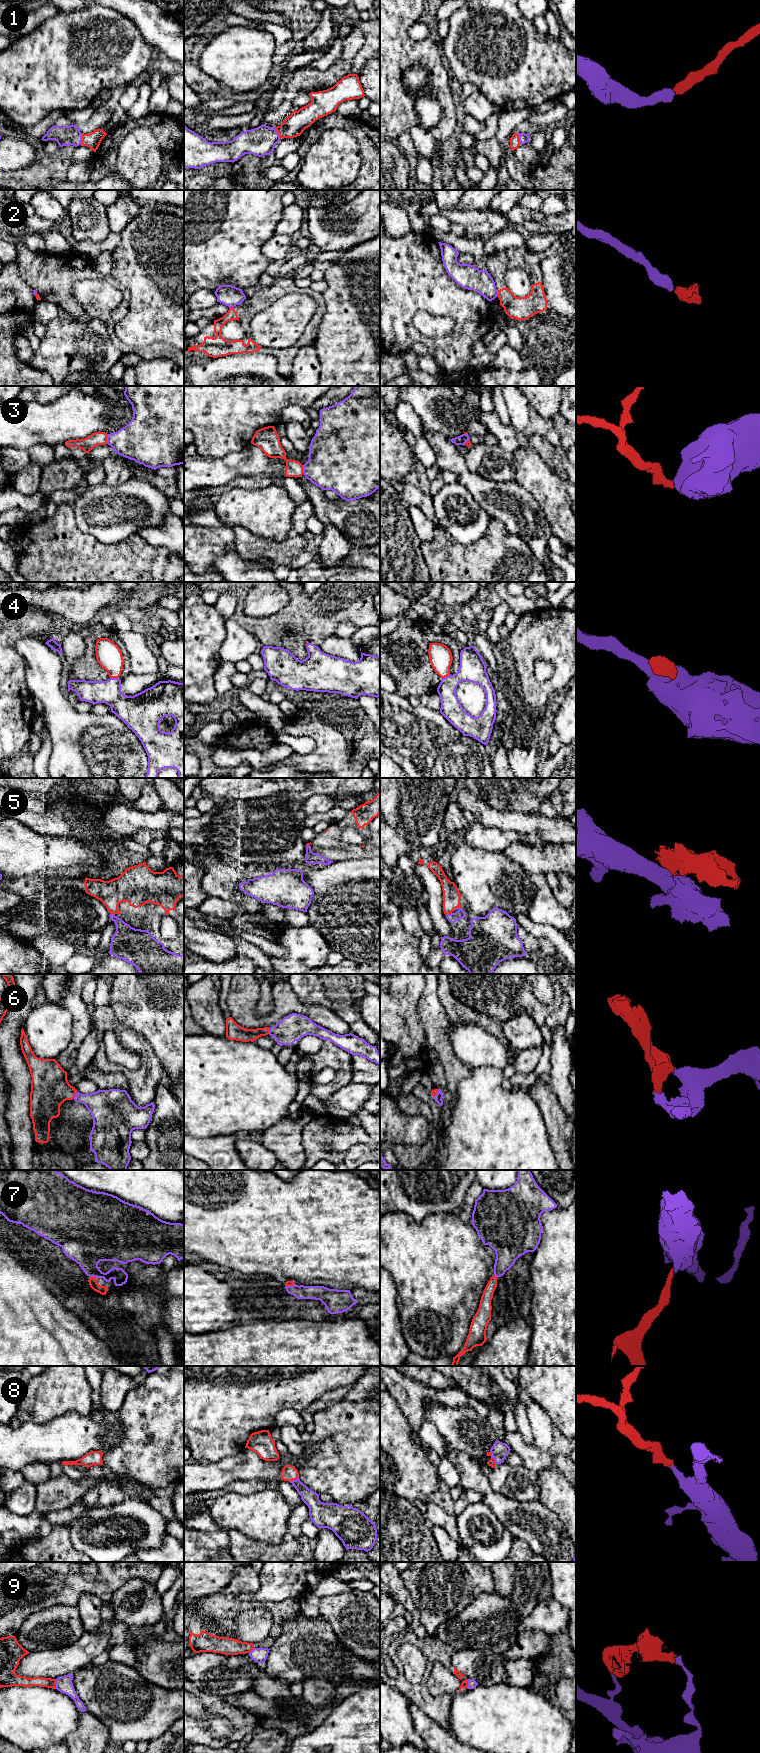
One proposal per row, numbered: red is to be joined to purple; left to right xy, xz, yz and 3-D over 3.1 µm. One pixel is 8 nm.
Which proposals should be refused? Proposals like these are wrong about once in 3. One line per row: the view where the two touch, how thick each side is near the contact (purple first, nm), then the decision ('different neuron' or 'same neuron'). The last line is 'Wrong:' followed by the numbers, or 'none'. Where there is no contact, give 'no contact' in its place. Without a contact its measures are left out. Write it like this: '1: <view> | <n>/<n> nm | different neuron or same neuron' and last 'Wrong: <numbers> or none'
1: xy | 160/120 nm | same neuron
2: yz | 190/190 nm | different neuron
3: xy | 320/110 nm | different neuron
4: xy | 190/200 nm | same neuron
5: yz | 80/140 nm | different neuron
6: xy | 260/300 nm | same neuron
7: xy | 320/70 nm | same neuron
8: xz | 120/130 nm | same neuron
9: xy | 130/80 nm | different neuron
Wrong: 2, 3, 5, 9

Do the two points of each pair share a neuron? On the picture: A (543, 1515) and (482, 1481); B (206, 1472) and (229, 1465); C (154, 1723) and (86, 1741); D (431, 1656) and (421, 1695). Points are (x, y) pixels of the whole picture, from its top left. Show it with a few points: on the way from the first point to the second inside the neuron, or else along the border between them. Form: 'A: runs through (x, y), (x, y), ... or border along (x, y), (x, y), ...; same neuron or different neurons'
A: runs through (526, 1515), (512, 1514), (493, 1498); same neuron
B: runs through (212, 1472), (223, 1468); same neuron
C: border along (94, 1716), (106, 1727), (110, 1742); different neurons
D: runs through (410, 1640), (400, 1641), (394, 1647), (401, 1678); same neuron

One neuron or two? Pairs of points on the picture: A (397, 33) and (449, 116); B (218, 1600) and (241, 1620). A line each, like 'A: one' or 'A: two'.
A: one
B: two

